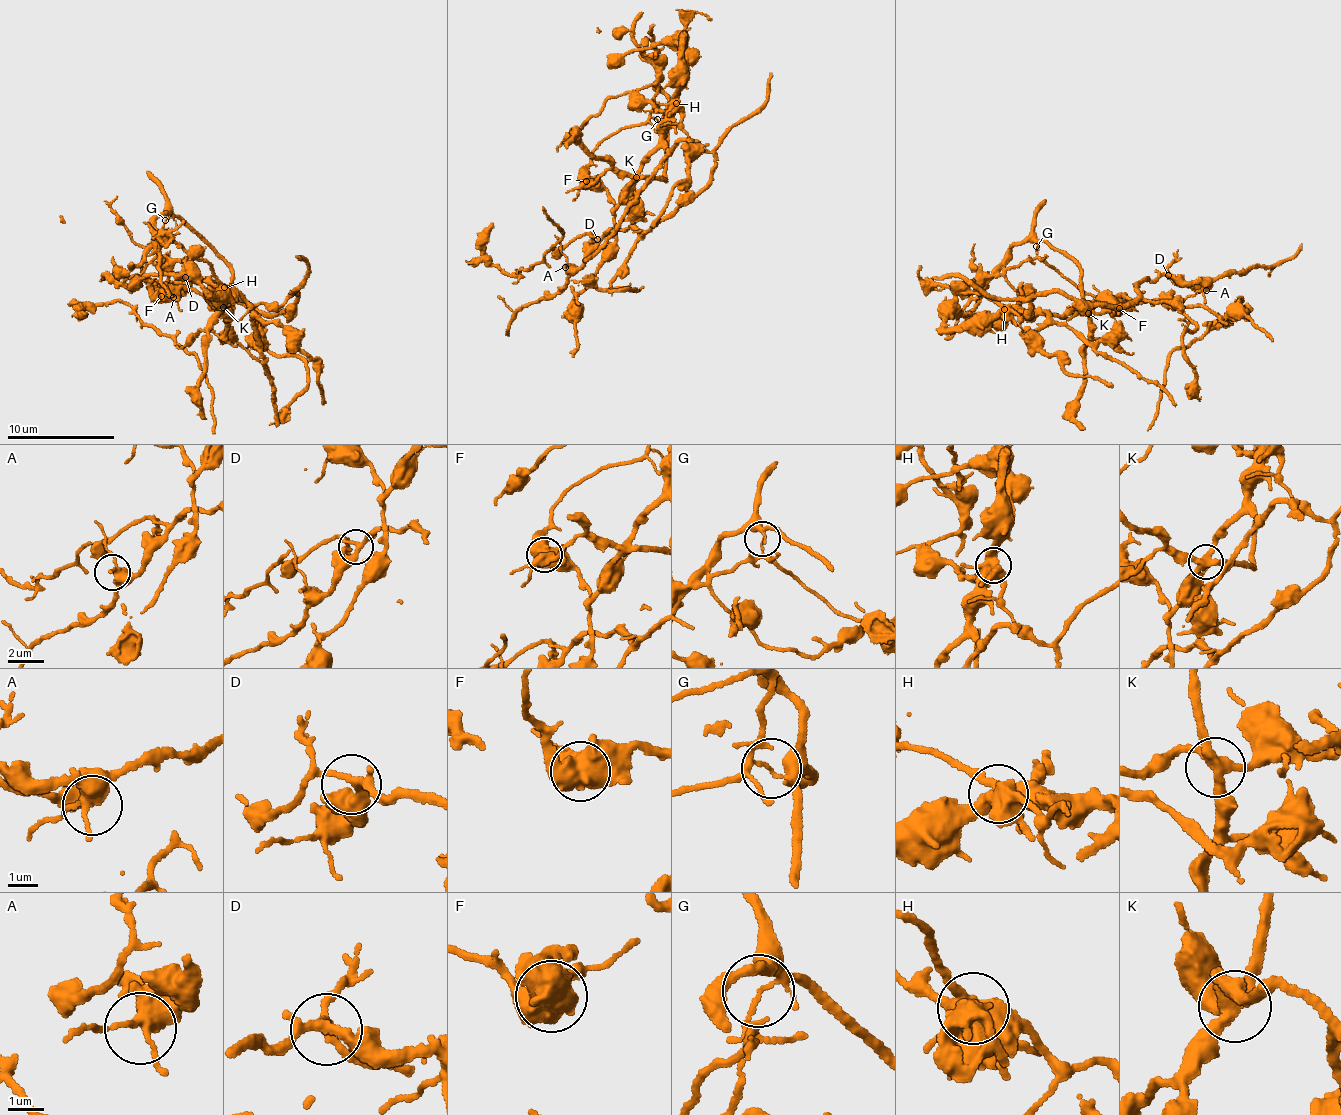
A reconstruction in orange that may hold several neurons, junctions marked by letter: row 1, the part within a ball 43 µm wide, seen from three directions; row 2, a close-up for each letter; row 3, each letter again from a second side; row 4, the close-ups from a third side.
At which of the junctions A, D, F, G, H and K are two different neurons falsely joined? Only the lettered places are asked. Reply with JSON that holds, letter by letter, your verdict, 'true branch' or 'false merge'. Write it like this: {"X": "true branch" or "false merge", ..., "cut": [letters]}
{"A": "true branch", "D": "true branch", "F": "false merge", "G": "false merge", "H": "false merge", "K": "false merge", "cut": ["F", "G", "H", "K"]}

